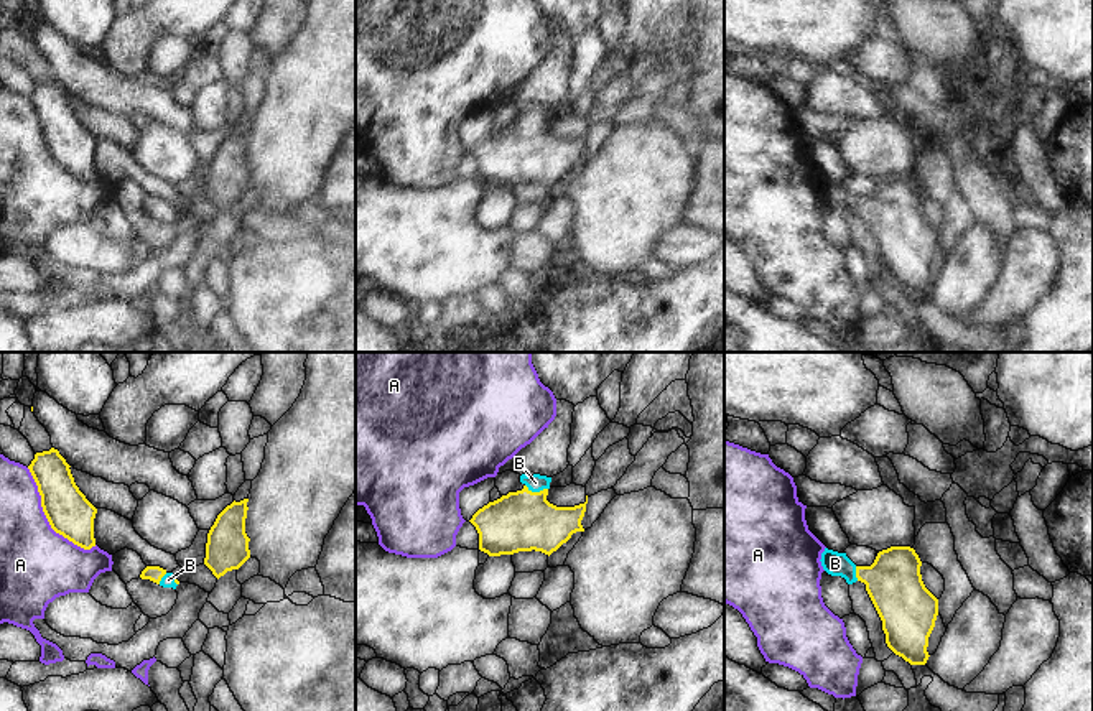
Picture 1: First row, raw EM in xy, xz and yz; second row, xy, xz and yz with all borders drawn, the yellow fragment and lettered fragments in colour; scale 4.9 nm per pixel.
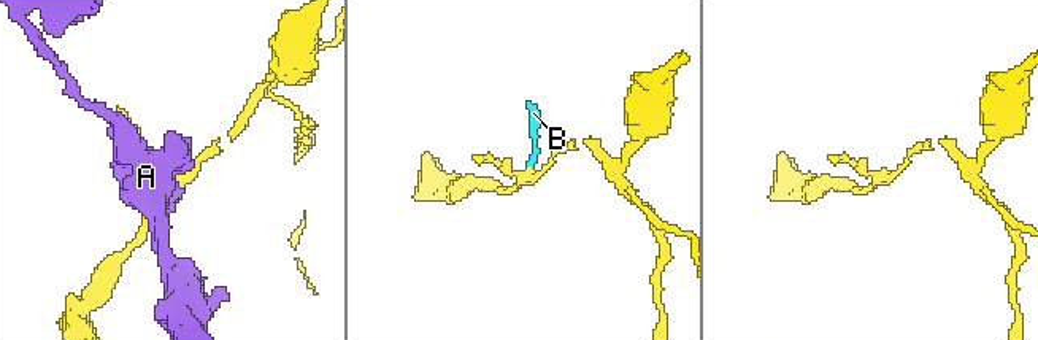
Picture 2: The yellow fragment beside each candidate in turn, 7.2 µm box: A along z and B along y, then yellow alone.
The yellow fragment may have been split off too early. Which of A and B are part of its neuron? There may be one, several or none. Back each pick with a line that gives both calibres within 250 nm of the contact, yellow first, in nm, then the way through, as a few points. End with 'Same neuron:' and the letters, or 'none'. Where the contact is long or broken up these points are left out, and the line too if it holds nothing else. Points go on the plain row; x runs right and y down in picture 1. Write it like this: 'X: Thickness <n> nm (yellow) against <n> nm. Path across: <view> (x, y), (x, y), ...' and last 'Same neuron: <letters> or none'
B: Thickness 300 nm (yellow) against 90 nm. Path across: xz (524, 152), (537, 124), (535, 114)
Same neuron: B

